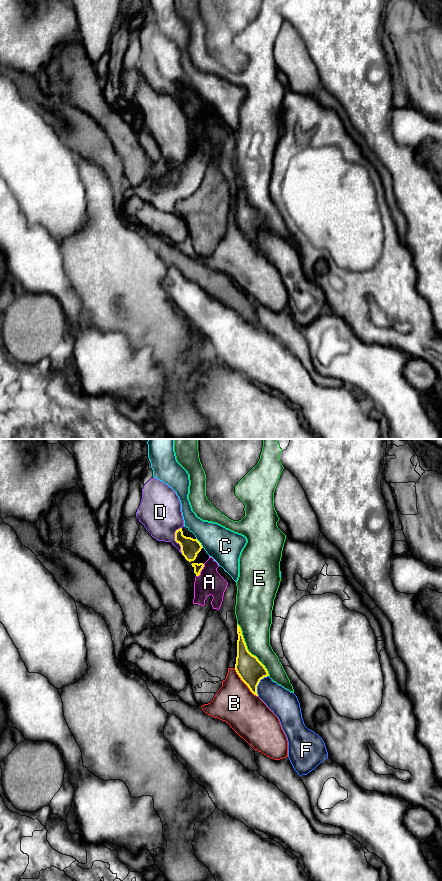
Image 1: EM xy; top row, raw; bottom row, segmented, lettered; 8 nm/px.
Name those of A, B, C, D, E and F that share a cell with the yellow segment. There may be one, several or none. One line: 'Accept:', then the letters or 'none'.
Accept: none

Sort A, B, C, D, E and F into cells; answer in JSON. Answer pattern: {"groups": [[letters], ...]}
{"groups": [["A", "B"], ["C"], ["D"], ["E"], ["F"]]}

